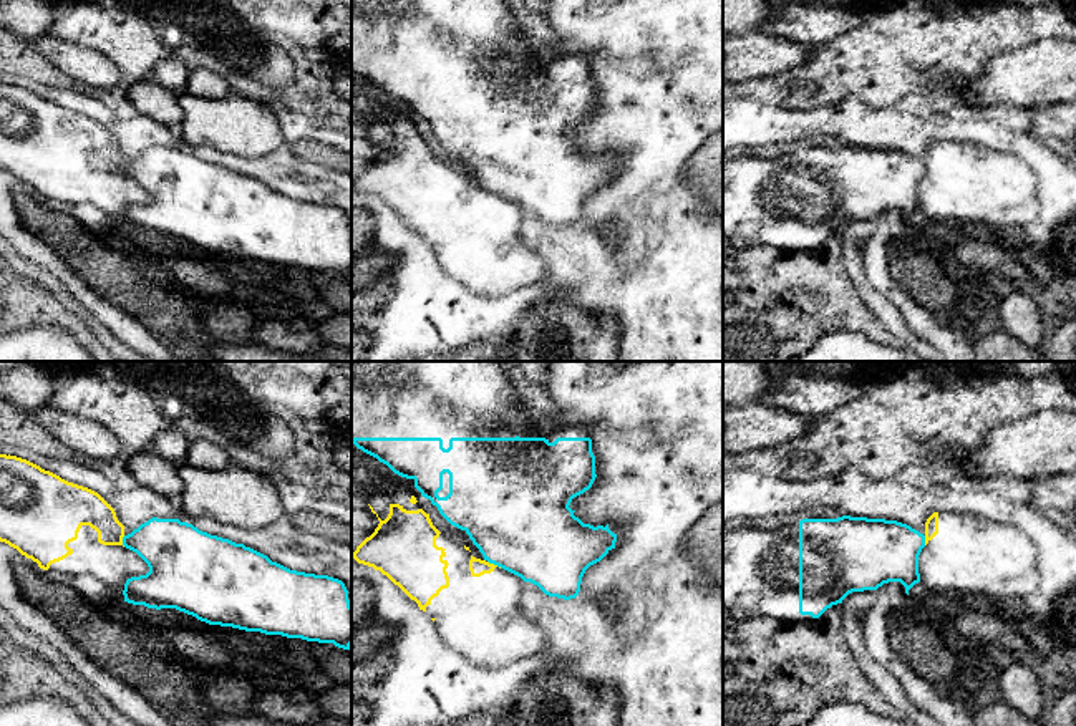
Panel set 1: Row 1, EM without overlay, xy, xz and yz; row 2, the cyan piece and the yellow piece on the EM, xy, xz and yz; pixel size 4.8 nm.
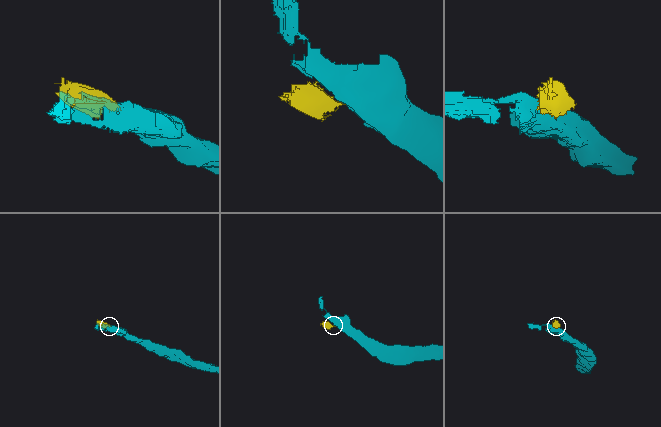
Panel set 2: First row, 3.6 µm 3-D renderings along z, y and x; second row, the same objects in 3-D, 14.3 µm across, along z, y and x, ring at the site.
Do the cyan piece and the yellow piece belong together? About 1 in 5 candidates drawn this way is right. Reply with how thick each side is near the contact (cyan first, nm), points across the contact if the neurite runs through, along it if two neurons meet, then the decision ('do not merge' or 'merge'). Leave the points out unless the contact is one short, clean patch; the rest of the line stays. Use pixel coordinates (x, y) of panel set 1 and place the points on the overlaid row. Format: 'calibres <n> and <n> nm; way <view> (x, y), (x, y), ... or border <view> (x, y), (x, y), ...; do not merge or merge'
calibres 500 and 90 nm; border xz (488, 561), (501, 567); do not merge

